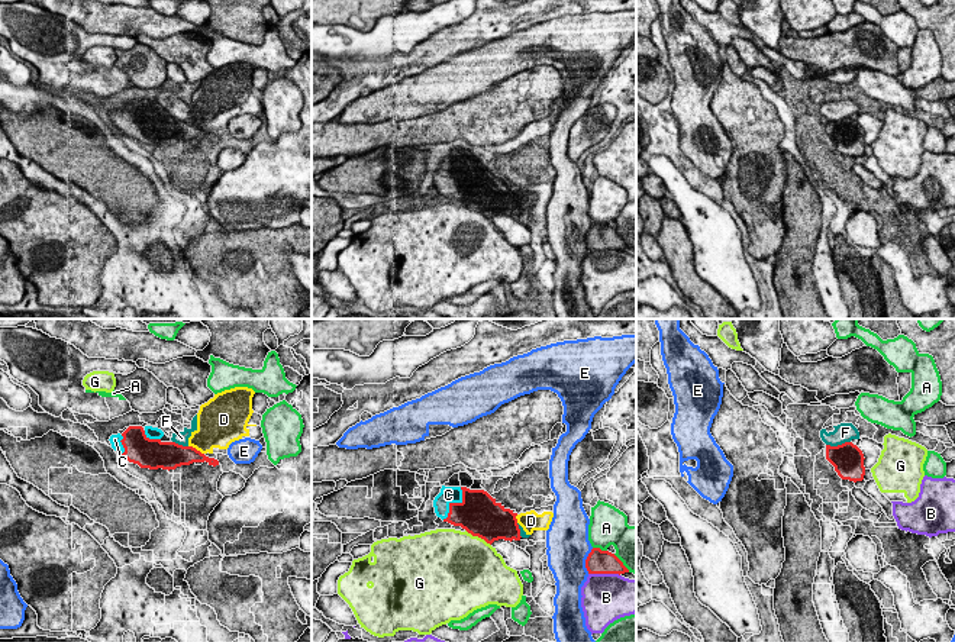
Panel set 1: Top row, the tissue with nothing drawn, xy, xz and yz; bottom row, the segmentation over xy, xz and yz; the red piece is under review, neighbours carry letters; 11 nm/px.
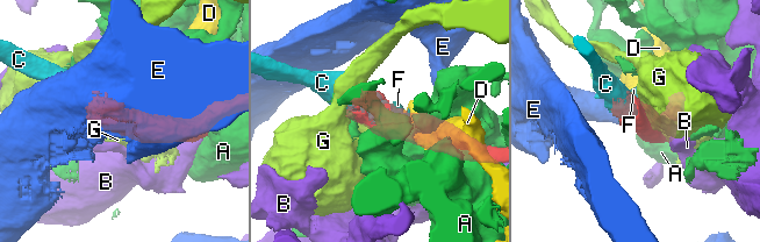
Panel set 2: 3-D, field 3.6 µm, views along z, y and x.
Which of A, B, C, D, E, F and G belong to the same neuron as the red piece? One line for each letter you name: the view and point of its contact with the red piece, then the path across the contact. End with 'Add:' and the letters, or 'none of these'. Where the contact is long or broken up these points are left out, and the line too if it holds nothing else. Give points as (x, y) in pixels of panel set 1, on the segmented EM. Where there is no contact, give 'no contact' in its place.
C: meets red in xz at (454, 503)
Add: C

